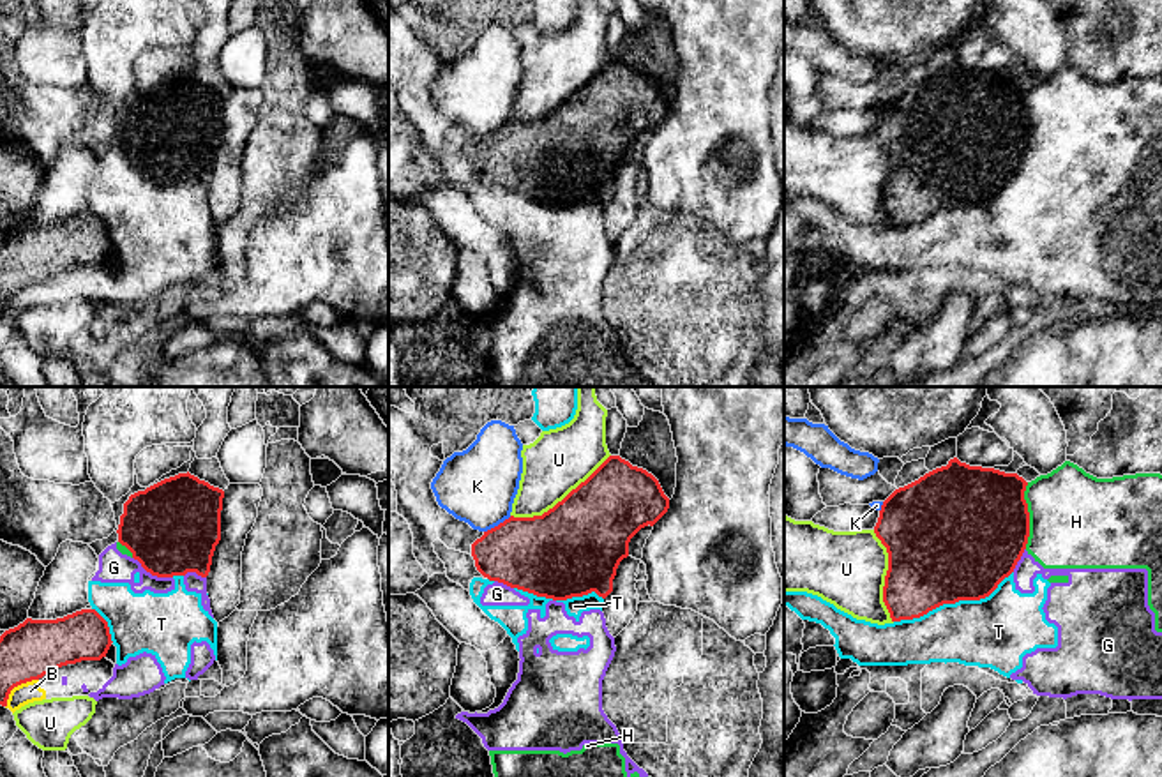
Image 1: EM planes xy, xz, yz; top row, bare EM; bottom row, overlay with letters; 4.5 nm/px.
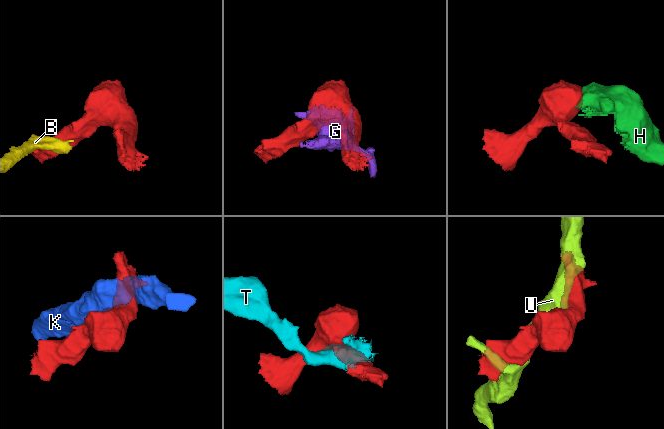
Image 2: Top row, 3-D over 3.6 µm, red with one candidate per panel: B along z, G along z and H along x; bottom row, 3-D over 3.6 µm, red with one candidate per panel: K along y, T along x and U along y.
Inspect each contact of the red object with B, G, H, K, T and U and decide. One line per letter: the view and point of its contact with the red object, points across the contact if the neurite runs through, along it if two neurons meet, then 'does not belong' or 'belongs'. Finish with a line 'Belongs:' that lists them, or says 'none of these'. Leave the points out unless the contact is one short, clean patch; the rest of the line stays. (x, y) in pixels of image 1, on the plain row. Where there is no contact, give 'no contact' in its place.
B: meets red in xy at (16, 290); border along xy (37, 283), (18, 288), (11, 295), (6, 311); does not belong
G: meets red in xy at (152, 179); does not belong
H: meets red in yz at (1028, 120); border along yz (1028, 87), (1025, 96), (1028, 147), (1025, 152); does not belong
K: meets red in xz at (498, 129); does not belong
T: meets red in yz at (952, 207); does not belong
U: meets red in xz at (562, 105); does not belong
Belongs: none of these

